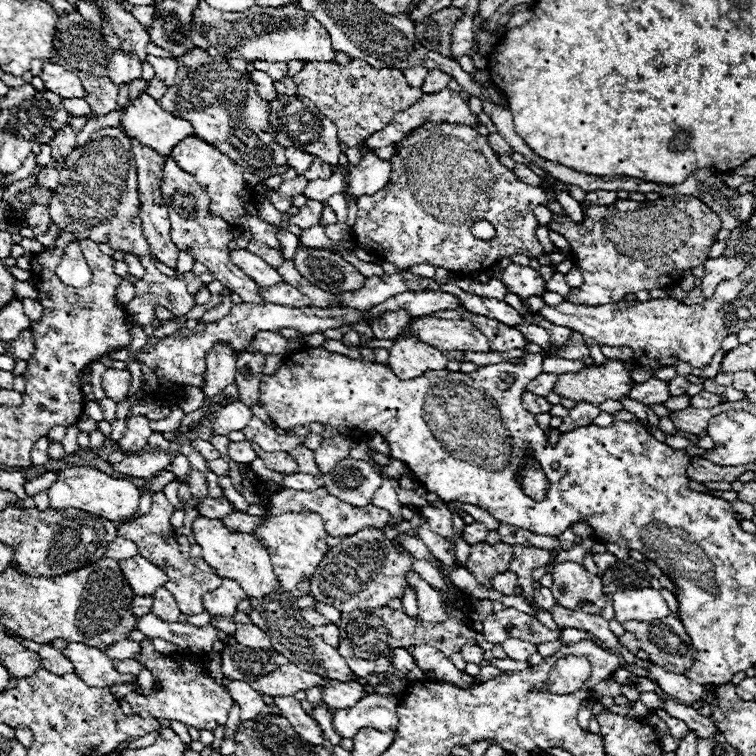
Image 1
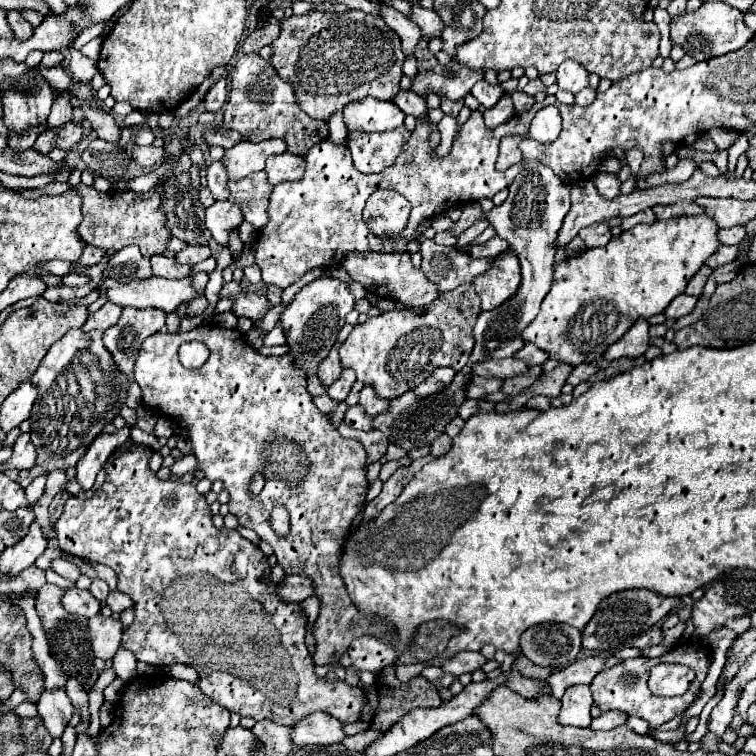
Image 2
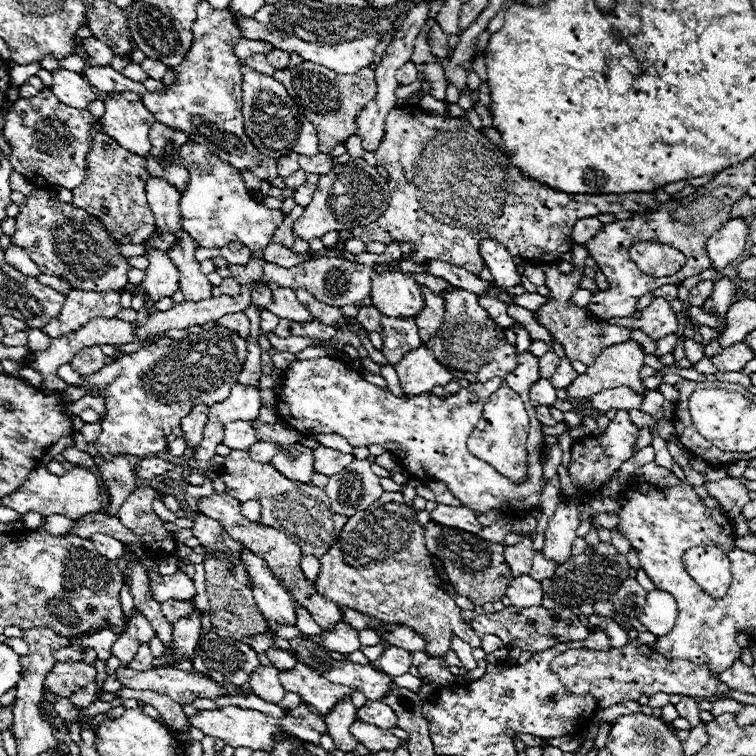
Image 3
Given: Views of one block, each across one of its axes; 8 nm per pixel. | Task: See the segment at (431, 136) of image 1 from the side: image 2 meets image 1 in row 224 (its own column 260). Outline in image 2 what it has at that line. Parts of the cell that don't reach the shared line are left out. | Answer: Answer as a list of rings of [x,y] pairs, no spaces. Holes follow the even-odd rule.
[[[204,324],[186,334],[156,332],[148,336],[138,350],[134,380],[140,386],[142,398],[148,406],[154,406],[158,412],[188,424],[198,468],[208,480],[224,482],[224,488],[230,494],[230,512],[238,518],[240,526],[252,528],[274,548],[278,564],[286,570],[286,574],[306,574],[308,578],[314,578],[314,592],[322,600],[320,616],[312,628],[316,638],[314,662],[320,666],[332,664],[334,656],[344,654],[350,642],[360,634],[380,634],[380,638],[388,640],[388,634],[394,634],[392,626],[380,620],[374,622],[368,616],[360,616],[362,612],[358,612],[348,598],[344,580],[338,572],[342,542],[350,530],[352,520],[364,510],[366,450],[358,440],[342,438],[330,424],[328,416],[312,404],[312,396],[306,390],[306,376],[296,368],[294,356],[262,356],[244,342],[244,336],[238,330]],[[190,340],[198,340],[210,350],[210,358],[198,370],[186,370],[178,362],[178,346]],[[256,472],[264,474],[266,486],[258,496],[252,498],[248,494],[248,482]],[[274,506],[284,506],[290,512],[290,534],[286,538],[278,538],[268,524]]]

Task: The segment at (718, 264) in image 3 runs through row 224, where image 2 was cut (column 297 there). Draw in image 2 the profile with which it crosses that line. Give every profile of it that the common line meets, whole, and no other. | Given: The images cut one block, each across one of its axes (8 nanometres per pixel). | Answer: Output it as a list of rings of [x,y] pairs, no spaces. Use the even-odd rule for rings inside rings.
[[[312,712],[292,728],[290,740],[294,742],[294,746],[336,744],[342,742],[342,738],[346,736],[342,728],[344,726],[336,718],[330,718],[330,714]]]

